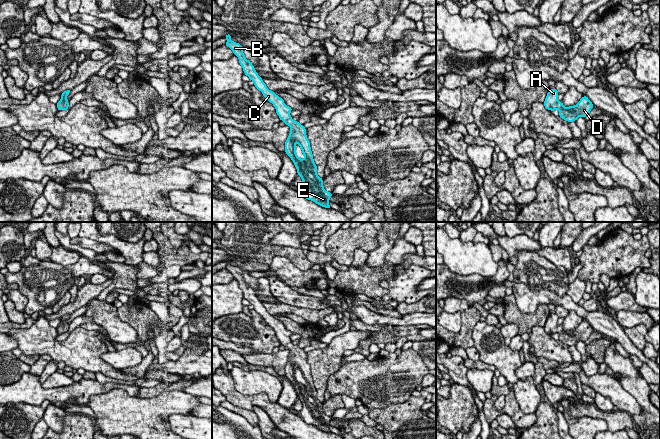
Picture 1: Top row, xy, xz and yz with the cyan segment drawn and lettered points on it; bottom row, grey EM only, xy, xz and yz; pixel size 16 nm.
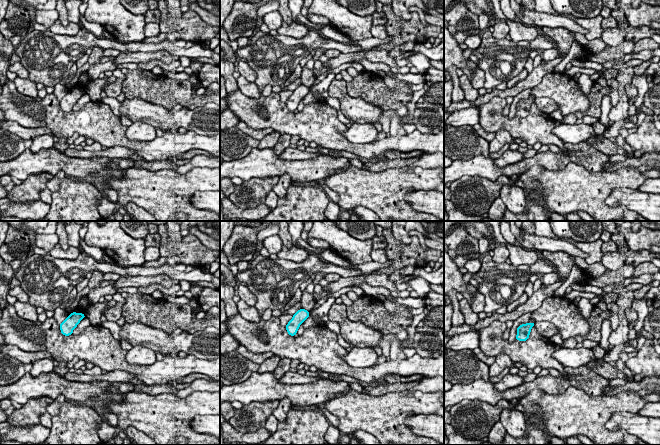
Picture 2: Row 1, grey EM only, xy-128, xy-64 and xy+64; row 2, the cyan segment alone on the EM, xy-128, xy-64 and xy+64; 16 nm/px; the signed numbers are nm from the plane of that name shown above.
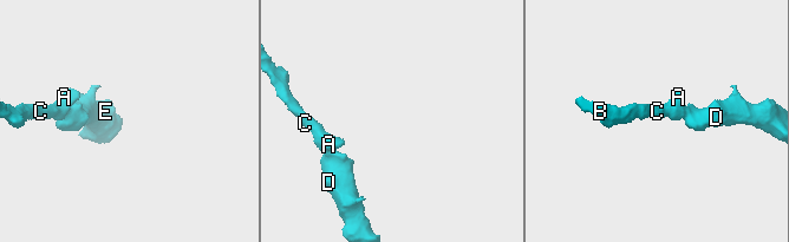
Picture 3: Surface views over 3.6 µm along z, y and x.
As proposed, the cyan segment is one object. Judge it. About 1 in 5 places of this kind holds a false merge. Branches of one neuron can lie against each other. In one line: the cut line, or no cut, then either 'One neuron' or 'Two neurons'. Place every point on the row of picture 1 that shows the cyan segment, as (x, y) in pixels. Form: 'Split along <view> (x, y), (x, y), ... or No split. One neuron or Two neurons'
No split. One neuron

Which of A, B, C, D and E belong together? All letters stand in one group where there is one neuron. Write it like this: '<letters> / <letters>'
A B C D E

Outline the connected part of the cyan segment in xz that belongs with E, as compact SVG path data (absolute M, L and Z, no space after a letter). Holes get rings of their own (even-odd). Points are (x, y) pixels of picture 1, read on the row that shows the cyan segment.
M227 34L226 46L229 47L234 55L239 59L240 65L243 67L244 74L254 82L254 86L262 92L263 96L273 104L276 109L276 113L281 121L285 122L285 125L290 127L289 136L285 142L285 153L293 161L298 175L302 179L302 186L300 187L300 193L308 200L315 202L316 204L330 209L329 200L332 196L331 192L327 192L323 186L323 179L317 174L317 166L313 159L313 154L310 147L310 142L307 139L306 128L298 121L294 121L290 115L292 108L284 103L284 100L276 95L273 91L269 90L262 78L258 75L252 63L245 58L243 48L239 43L233 42L230 38L232 36ZM298 144L304 155L303 159L300 159L296 153L296 146Z

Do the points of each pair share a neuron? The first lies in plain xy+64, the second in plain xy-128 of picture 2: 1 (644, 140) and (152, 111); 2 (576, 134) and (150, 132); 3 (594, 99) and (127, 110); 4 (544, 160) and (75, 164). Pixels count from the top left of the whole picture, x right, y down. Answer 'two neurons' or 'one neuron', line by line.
1: two neurons
2: one neuron
3: two neurons
4: one neuron

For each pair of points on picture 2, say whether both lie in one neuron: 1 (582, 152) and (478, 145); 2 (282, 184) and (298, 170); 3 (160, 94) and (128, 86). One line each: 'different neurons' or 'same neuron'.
1: different neurons
2: different neurons
3: same neuron

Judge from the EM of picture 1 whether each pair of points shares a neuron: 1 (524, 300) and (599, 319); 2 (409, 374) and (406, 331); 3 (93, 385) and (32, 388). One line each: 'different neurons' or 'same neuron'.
1: same neuron
2: different neurons
3: same neuron

